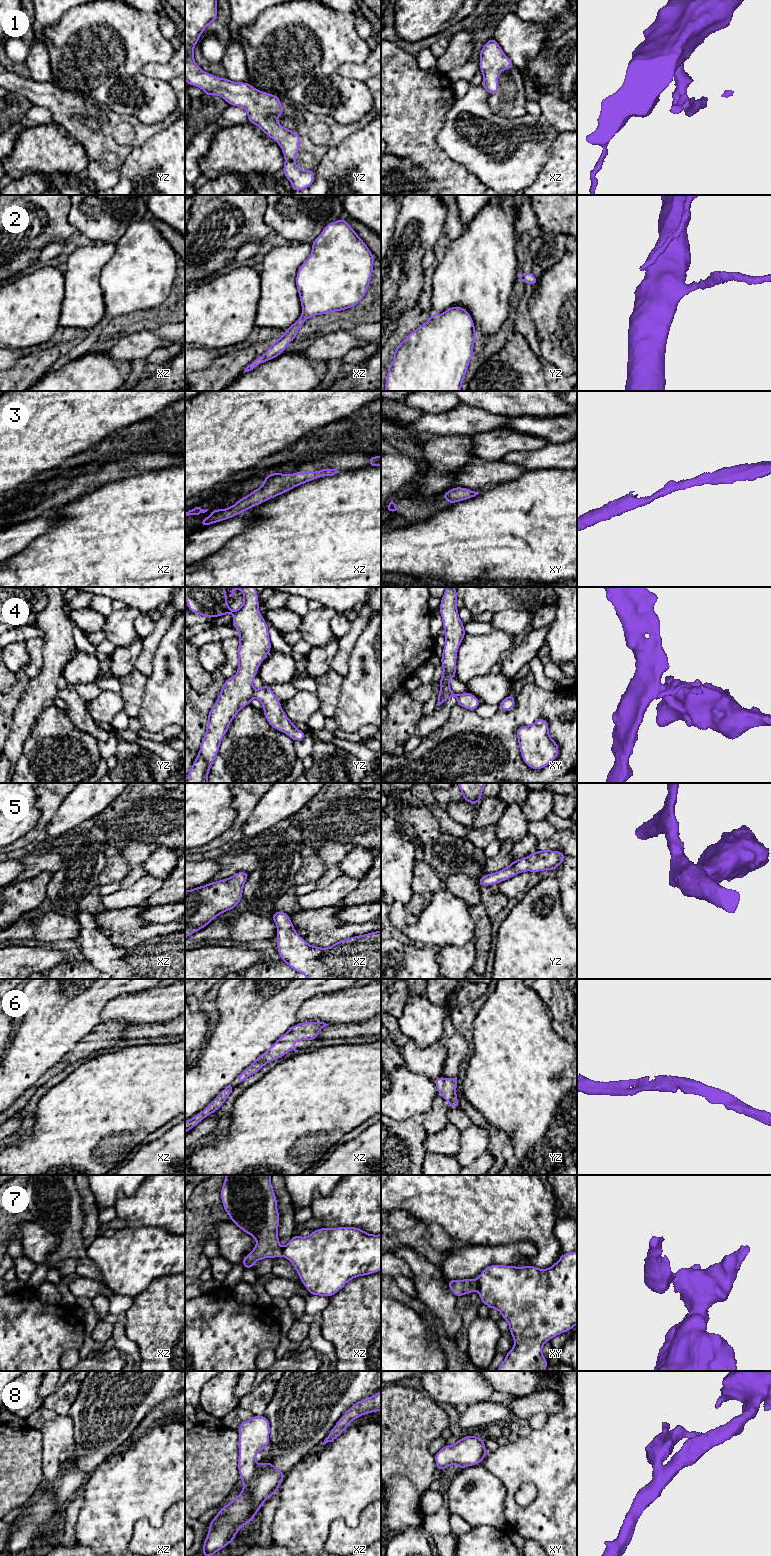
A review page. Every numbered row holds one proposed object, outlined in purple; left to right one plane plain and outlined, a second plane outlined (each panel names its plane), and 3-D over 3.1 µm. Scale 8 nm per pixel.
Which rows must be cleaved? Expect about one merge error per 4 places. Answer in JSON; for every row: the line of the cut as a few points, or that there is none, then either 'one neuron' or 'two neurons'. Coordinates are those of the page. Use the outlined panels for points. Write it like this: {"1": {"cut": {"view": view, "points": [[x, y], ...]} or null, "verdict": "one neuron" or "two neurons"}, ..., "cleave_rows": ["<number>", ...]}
{"1": {"cut": null, "verdict": "one neuron"}, "2": {"cut": null, "verdict": "one neuron"}, "3": {"cut": null, "verdict": "one neuron"}, "4": {"cut": {"view": "yz", "points": [[255, 691], [253, 696]]}, "verdict": "two neurons"}, "5": {"cut": null, "verdict": "one neuron"}, "6": {"cut": null, "verdict": "one neuron"}, "7": {"cut": {"view": "xy", "points": [[476, 1281], [477, 1289]]}, "verdict": "two neurons"}, "8": {"cut": null, "verdict": "one neuron"}, "cleave_rows": ["4", "7"]}

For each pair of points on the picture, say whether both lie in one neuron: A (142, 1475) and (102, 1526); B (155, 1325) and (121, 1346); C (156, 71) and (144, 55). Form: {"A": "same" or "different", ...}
{"A": "same", "B": "different", "C": "different"}

